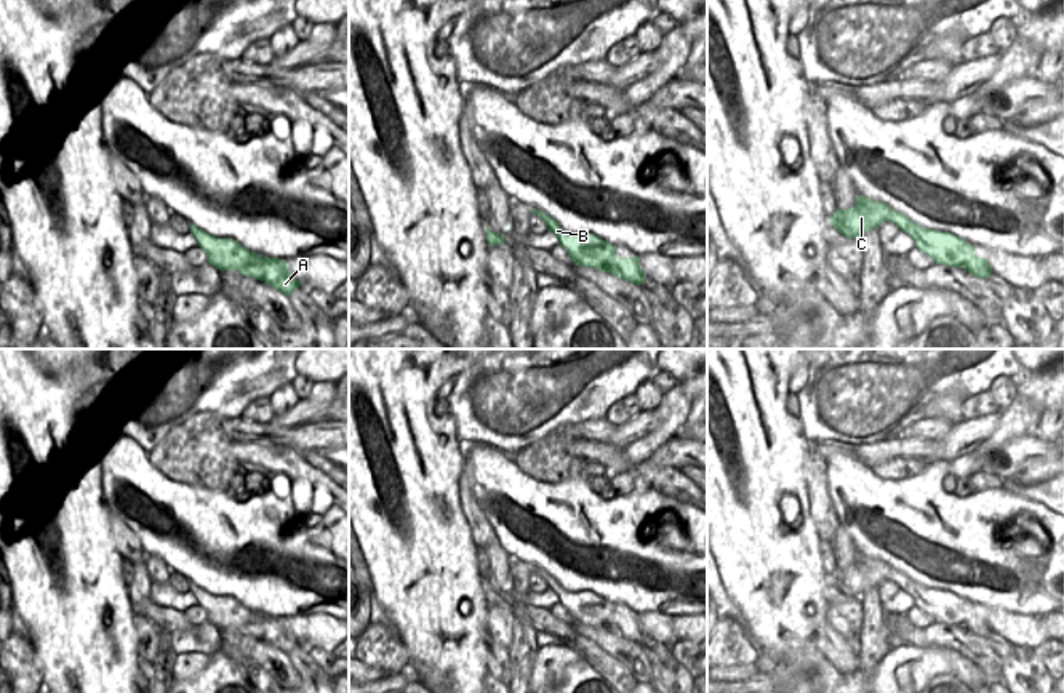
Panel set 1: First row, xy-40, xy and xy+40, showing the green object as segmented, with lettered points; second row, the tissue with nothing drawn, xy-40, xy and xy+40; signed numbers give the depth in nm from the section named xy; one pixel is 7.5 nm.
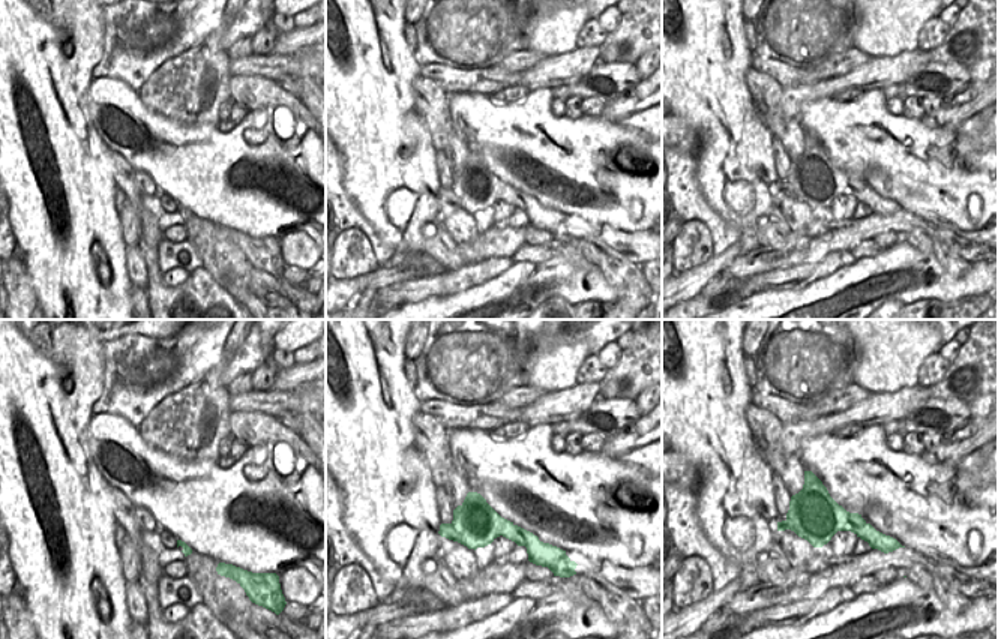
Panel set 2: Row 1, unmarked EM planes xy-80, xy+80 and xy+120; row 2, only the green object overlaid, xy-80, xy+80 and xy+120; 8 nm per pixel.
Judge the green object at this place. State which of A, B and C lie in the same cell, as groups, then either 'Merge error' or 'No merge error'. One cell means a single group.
Groups: A C / B. Merge error.

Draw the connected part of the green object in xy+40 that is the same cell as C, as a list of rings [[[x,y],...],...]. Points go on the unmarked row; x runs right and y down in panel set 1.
[[[858,554],[856,563],[848,568],[838,568],[829,573],[830,583],[846,597],[862,597],[862,594],[874,586],[890,579],[896,571],[883,560],[870,559]]]

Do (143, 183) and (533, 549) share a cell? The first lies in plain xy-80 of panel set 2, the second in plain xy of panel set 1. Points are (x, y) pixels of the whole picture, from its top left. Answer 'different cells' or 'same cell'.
different cells

